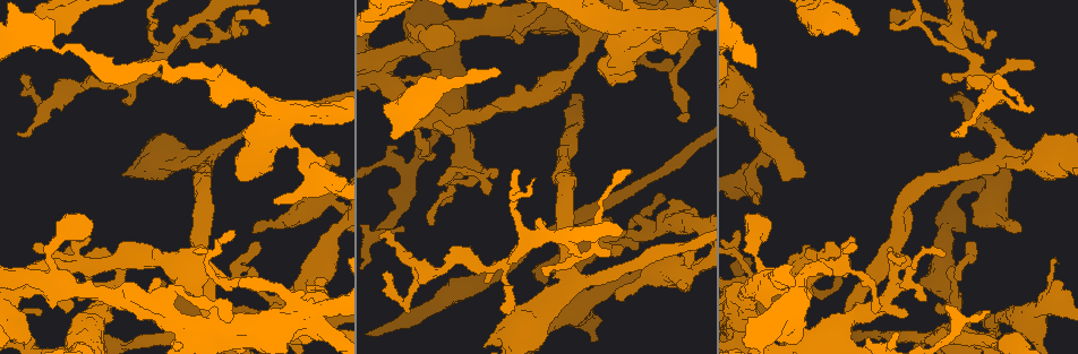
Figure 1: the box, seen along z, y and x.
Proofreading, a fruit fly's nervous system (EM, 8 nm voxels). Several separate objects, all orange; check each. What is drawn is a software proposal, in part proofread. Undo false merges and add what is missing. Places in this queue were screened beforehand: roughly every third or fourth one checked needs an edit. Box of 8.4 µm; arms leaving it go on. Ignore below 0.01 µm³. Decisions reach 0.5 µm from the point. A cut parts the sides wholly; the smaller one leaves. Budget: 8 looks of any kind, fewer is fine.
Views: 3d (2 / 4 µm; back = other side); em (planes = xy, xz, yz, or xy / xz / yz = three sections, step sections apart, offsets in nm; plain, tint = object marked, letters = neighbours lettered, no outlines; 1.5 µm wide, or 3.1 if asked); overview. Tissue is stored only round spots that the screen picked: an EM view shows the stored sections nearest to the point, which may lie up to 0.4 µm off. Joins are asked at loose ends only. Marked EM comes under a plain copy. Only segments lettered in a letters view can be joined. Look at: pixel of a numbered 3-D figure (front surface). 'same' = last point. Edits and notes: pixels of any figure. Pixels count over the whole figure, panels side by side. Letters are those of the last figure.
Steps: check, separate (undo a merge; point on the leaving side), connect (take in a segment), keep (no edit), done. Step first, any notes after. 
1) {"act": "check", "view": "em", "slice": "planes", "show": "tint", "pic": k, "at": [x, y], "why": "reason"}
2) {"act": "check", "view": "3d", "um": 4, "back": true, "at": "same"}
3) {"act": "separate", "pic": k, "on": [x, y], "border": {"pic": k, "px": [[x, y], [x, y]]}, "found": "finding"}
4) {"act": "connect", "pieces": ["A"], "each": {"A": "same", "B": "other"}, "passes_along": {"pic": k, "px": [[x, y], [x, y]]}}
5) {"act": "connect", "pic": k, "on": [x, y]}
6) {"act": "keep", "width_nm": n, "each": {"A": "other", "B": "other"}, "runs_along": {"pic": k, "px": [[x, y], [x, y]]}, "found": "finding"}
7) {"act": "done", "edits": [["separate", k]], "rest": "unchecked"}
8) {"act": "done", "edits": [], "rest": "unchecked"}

{"act": "check", "view": "3d", "um": 2, "pic": 1, "at": [19, 134], "why": "thin end"}

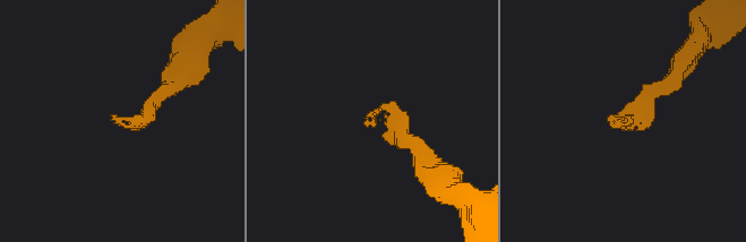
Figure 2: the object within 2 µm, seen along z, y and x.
{"act": "check", "view": "em", "slice": "xy", "step": 8, "show": "letters", "pic": 2, "at": [628, 118]}

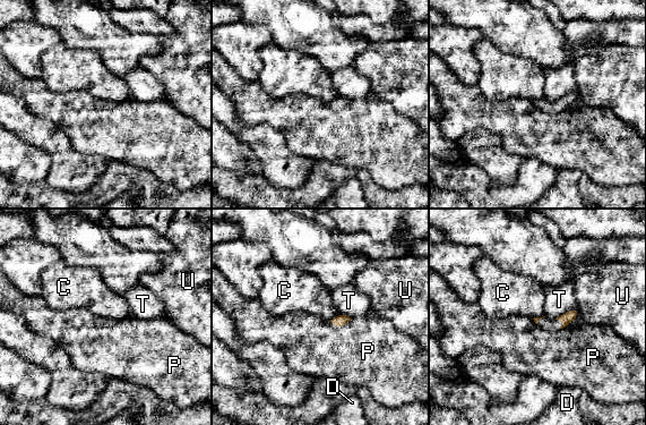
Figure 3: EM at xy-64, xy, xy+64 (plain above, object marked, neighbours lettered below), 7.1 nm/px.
{"act": "check", "view": "em", "slice": "planes", "show": "letters", "at": "same"}

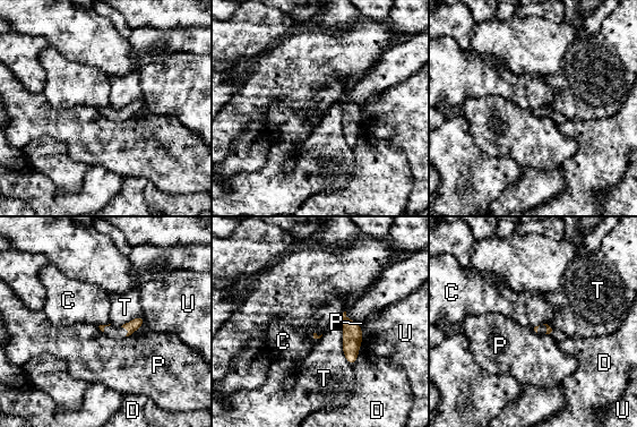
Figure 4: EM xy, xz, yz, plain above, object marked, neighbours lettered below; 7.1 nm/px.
{"act": "keep", "each": {"C": "other", "D": "other", "P": "other", "T": "other", "U": "other"}, "border": {"pic": 4, "px": [[335, 319], [351, 366]]}, "found": "no lettered segment goes on from it"}

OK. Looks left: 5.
{"act": "check", "view": "em", "slice": "yz", "step": 4, "show": "tint", "pic": 1, "at": [829, 33], "why": "branch stops here"}

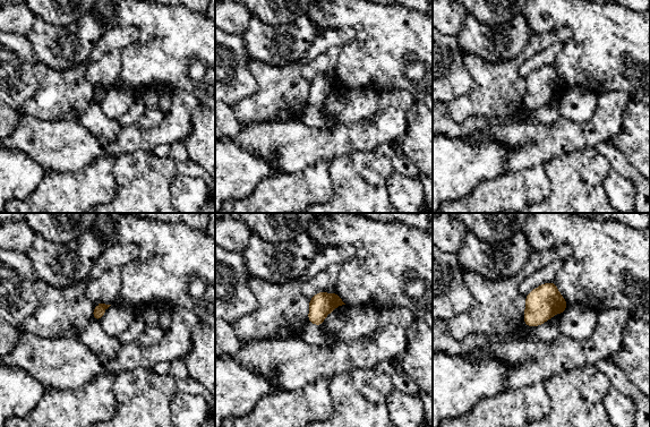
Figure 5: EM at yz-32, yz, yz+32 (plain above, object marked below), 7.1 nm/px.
{"act": "check", "view": "em", "slice": "planes", "show": "letters", "at": "same"}

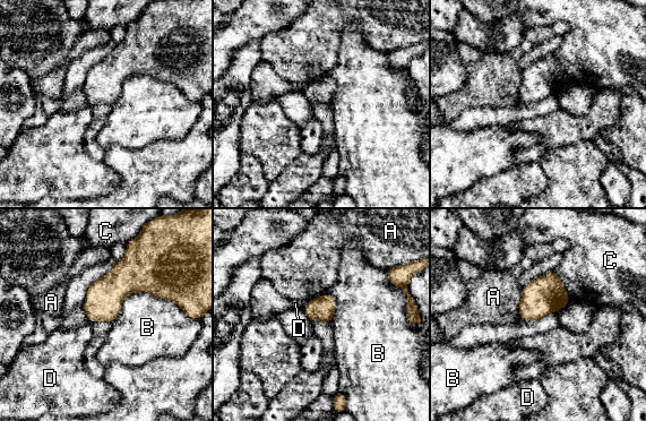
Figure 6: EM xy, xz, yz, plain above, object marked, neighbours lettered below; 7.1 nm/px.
{"act": "keep", "width_nm": 170, "each": {"A": "other", "B": "other", "C": "other", "D": "other"}, "found": "no lettered segment goes on from it"}

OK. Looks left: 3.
{"act": "check", "view": "em", "slice": "xz", "step": 8, "show": "tint", "pic": 1, "at": [867, 339], "why": "free end"}

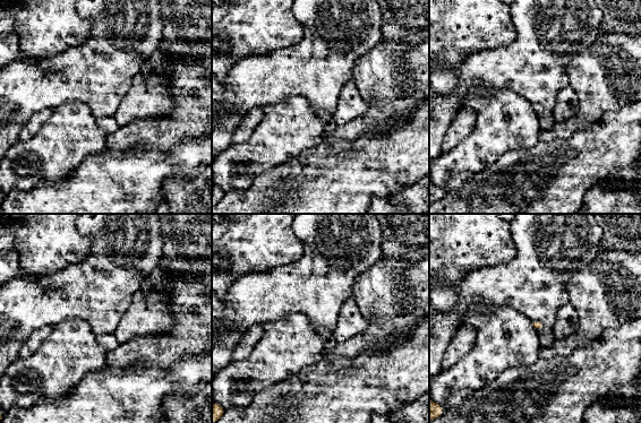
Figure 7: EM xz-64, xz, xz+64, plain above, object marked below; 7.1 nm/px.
{"act": "check", "view": "em", "slice": "planes", "show": "letters", "at": "same"}

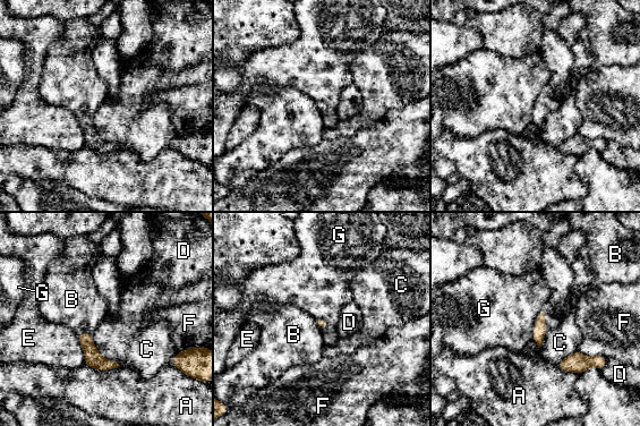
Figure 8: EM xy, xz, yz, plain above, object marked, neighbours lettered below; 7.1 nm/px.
{"act": "keep", "each": {"A": "other", "B": "other", "C": "other", "D": "other", "E": "other", "F": "other", "G": "other"}, "border": {"pic": 8, "px": [[543, 311], [534, 324], [531, 339]]}, "found": "none of them fits"}

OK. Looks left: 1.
{"act": "done", "edits": [], "rest": "unchecked"}

